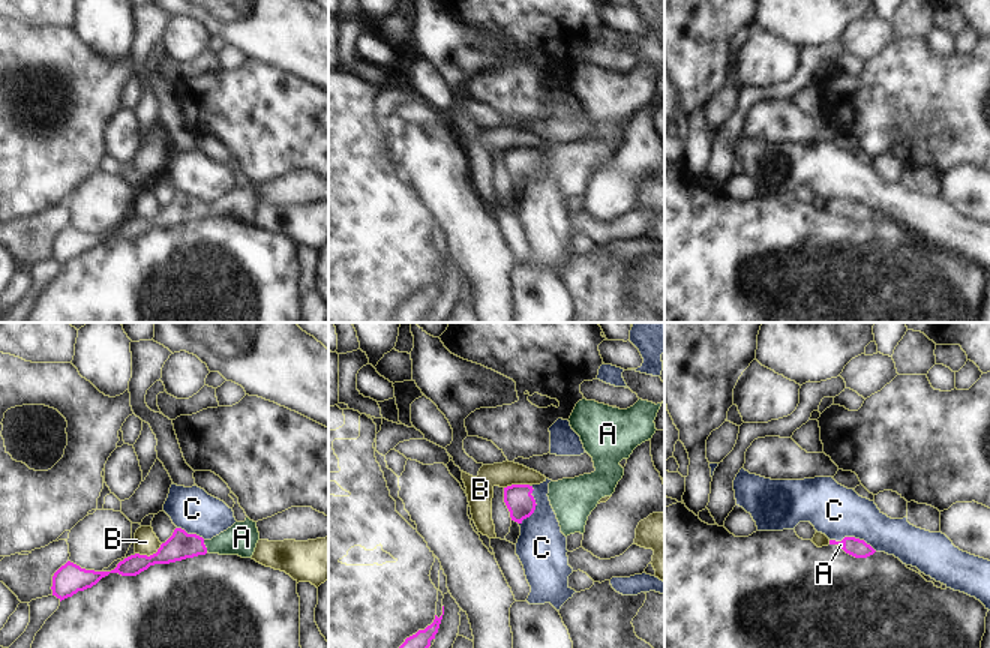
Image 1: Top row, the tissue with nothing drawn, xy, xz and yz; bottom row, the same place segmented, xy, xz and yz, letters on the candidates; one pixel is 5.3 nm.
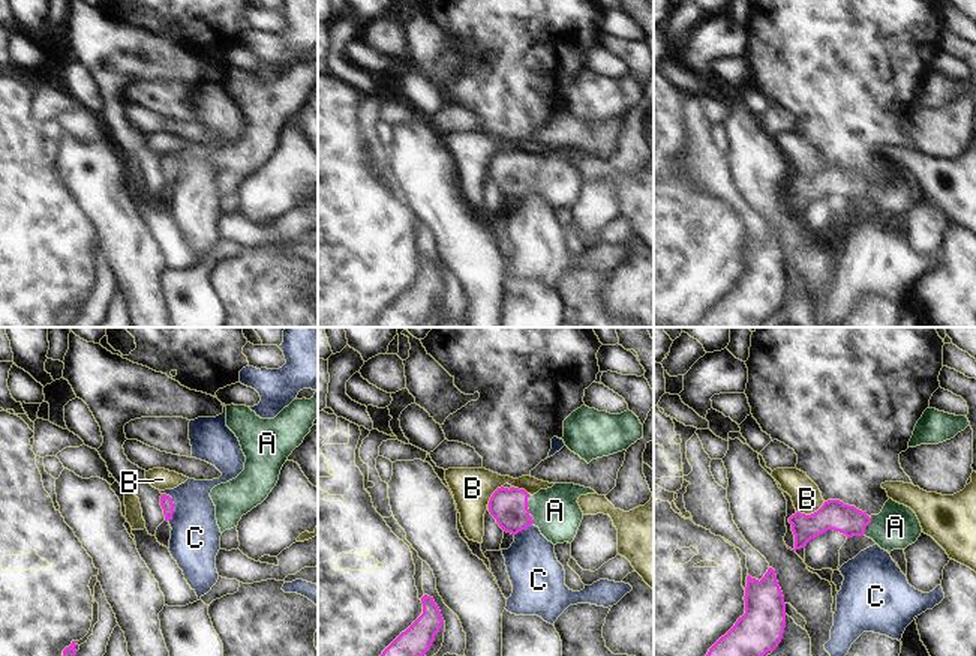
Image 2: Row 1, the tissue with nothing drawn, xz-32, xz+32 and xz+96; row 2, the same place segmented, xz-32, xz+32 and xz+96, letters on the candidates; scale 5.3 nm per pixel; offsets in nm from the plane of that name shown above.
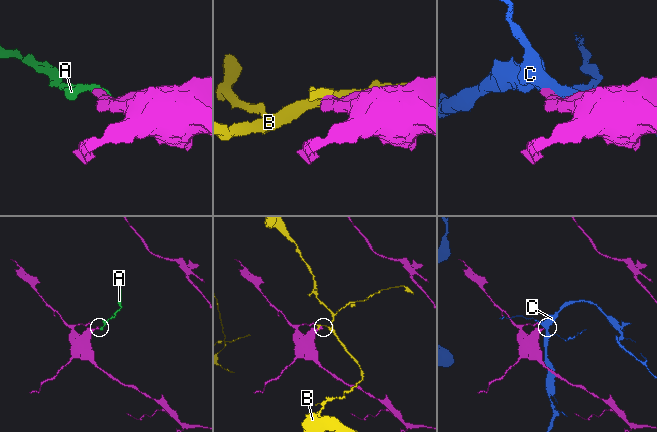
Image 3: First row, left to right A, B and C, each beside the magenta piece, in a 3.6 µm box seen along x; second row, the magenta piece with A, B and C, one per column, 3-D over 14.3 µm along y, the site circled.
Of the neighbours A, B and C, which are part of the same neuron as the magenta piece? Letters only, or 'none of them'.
A

